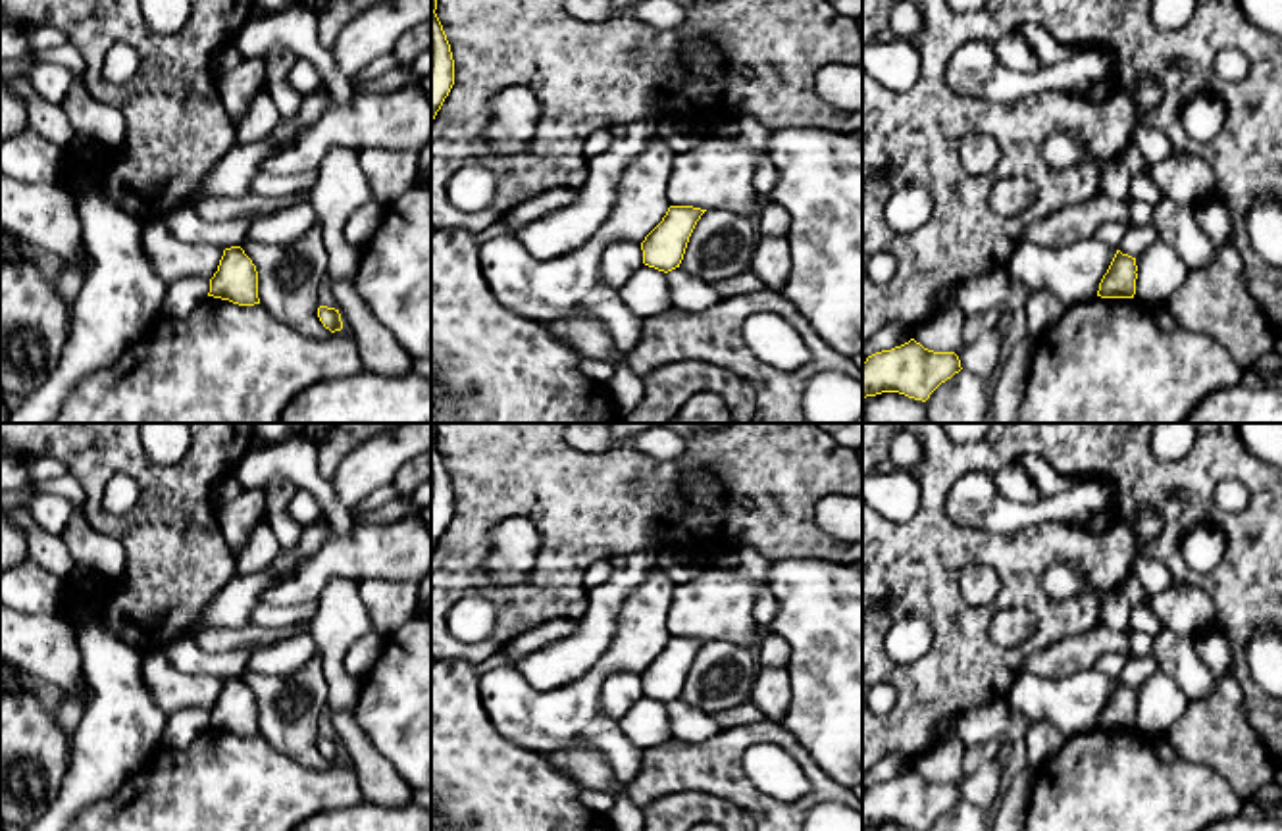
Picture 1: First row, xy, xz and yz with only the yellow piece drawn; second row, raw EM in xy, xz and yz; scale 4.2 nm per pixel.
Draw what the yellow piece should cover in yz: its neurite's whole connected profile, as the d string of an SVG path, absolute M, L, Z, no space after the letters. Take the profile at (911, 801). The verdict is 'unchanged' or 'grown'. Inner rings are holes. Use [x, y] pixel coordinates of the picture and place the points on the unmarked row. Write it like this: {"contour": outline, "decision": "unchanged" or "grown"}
{"contour": "M910 769L862 793L862 831L882 823L928 831L941 814L961 800L961 791L955 783L934 783Z", "decision": "unchanged"}

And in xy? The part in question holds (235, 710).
{"contour": "M241 677L223 681L218 702L210 710L208 727L229 731L239 737L260 735L258 702Z", "decision": "unchanged"}

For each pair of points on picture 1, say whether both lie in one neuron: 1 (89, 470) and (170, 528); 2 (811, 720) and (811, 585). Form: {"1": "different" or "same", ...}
{"1": "same", "2": "same"}

